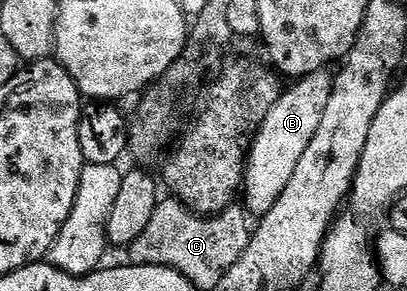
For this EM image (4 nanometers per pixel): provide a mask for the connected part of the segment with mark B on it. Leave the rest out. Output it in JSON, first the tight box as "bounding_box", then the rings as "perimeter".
{"bounding_box":[244,70,334,217],"perimeter":[[[323,70],[295,79],[291,83],[294,85],[283,91],[254,133],[244,169],[244,208],[251,217],[266,216],[268,210],[276,206],[280,194],[284,194],[292,179],[292,170],[296,170],[304,150],[308,150],[308,142],[316,138],[316,130],[320,130],[320,118],[324,118],[324,106],[328,106],[328,98],[332,98],[334,93],[334,76],[328,73]]]}

